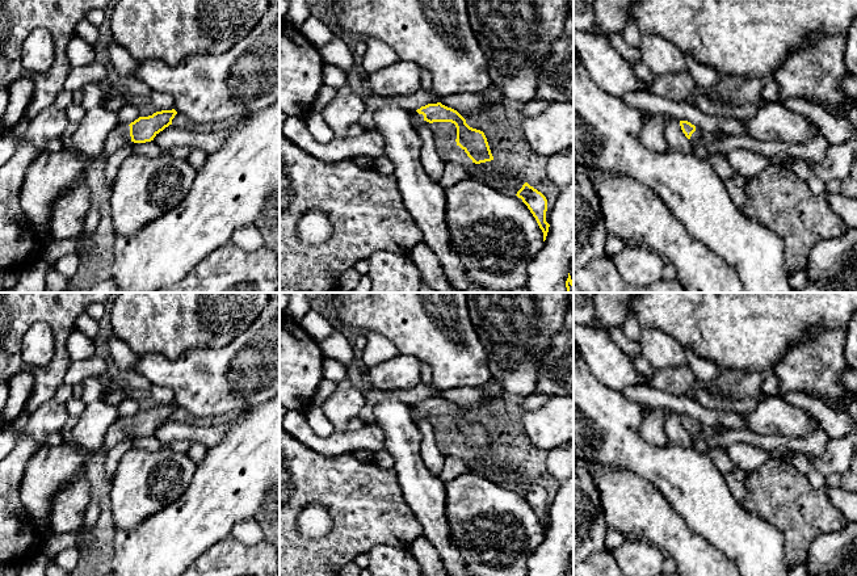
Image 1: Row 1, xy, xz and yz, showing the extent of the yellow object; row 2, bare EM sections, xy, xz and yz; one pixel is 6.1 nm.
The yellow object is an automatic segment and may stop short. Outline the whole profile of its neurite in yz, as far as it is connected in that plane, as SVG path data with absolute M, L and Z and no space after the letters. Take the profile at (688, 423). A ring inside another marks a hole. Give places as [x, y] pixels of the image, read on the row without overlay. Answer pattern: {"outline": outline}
{"outline": "M680 415L680 420L685 430L690 433L693 437L709 433L709 430L703 425L701 425L698 421L696 421L688 415Z"}

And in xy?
{"outline": "M175 403L161 404L148 411L139 411L130 419L118 417L109 426L101 451L108 453L114 445L130 434L134 437L154 434L160 425L172 419L176 408L177 405Z"}

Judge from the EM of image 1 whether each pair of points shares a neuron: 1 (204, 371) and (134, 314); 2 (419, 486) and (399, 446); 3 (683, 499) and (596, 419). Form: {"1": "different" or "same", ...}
{"1": "different", "2": "same", "3": "same"}

